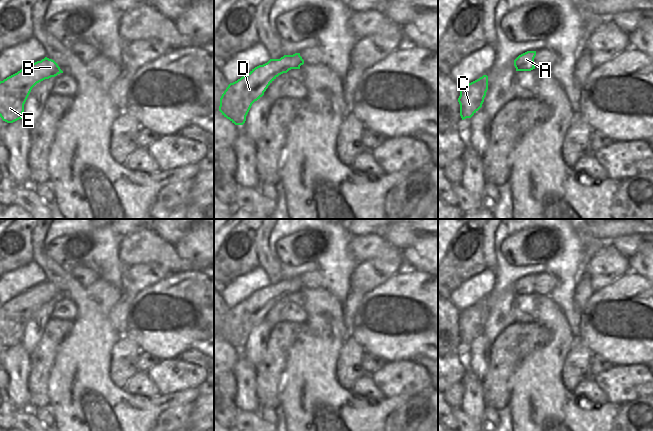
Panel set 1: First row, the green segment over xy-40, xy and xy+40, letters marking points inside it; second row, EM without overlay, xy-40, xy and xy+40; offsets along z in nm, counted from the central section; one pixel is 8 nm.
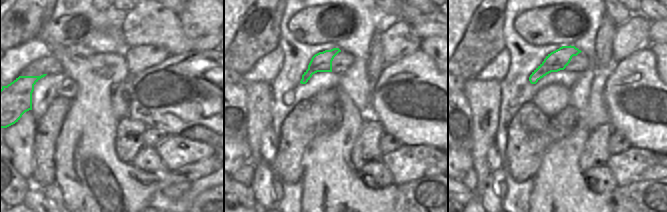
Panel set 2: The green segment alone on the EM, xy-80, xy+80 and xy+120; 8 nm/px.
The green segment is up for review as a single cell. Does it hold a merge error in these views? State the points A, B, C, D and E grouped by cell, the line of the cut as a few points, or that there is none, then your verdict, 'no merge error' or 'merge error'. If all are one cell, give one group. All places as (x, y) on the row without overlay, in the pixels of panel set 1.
A / B C D E | xy (280, 282), (285, 288), (287, 295) | merge error

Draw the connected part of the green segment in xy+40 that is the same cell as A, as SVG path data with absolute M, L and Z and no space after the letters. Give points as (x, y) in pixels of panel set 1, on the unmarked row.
M527 275L519 279L514 284L514 290L516 295L531 295L535 293L534 282L536 280L536 275Z

